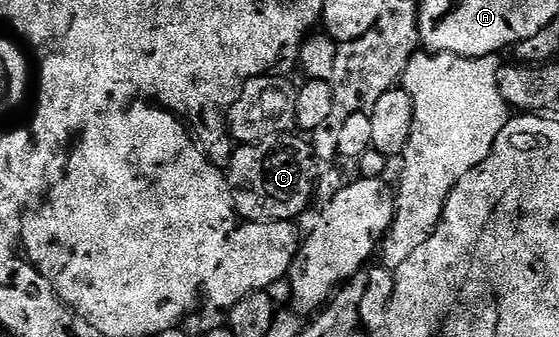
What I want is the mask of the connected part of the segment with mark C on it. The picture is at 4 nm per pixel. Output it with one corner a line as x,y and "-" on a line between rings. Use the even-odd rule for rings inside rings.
287,134
269,142
235,147
230,156
226,181
230,183
235,213
243,221
293,221
298,218
294,216
300,215
309,206
320,164
314,158
313,143
301,138
306,139
298,134

